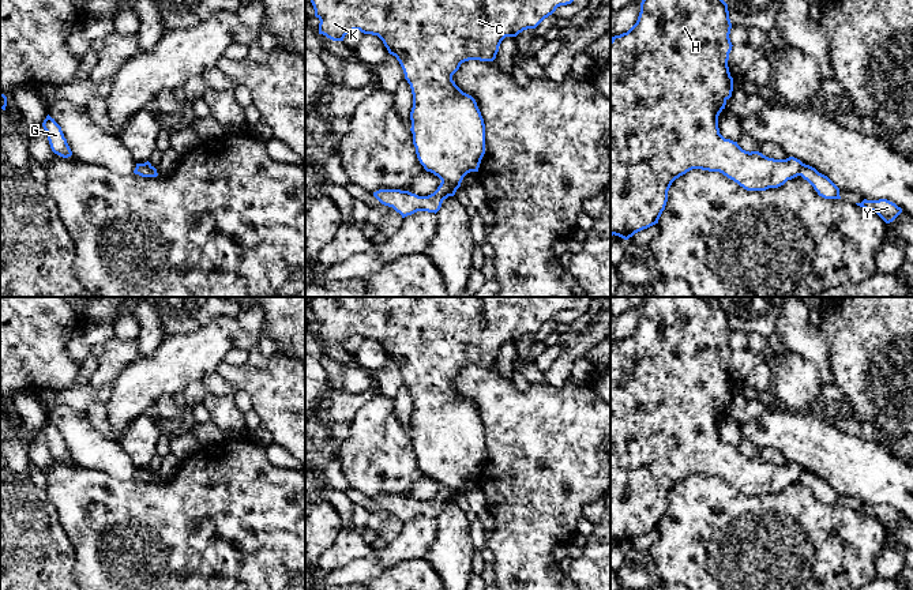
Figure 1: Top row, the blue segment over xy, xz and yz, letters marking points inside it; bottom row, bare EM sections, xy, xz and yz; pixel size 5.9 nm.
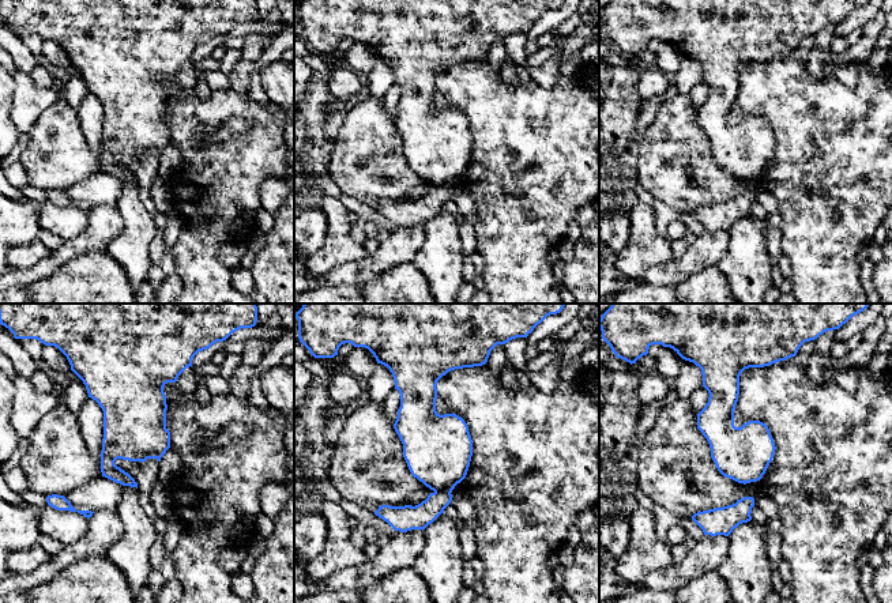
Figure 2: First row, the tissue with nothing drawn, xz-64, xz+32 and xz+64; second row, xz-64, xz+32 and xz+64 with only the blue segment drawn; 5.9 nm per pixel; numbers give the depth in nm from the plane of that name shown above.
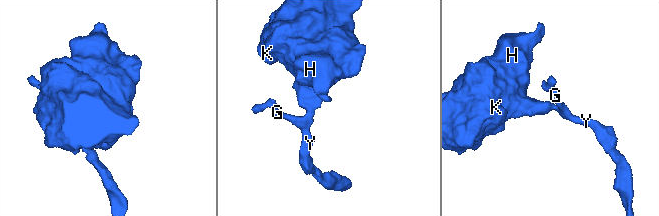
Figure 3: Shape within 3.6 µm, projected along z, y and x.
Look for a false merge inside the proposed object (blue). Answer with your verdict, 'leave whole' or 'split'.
split

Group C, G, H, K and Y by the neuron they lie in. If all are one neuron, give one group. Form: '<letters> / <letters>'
C H K / G Y

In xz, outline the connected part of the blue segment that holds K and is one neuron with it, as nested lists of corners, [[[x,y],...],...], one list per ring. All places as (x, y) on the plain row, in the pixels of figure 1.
[[[313,297],[311,308],[320,326],[319,339],[343,346],[353,335],[377,341],[388,358],[399,367],[413,399],[410,417],[413,450],[420,469],[442,486],[461,489],[470,477],[478,477],[485,459],[485,429],[476,405],[452,386],[461,369],[469,365],[493,367],[506,342],[536,334],[557,312],[571,309],[576,297]]]

